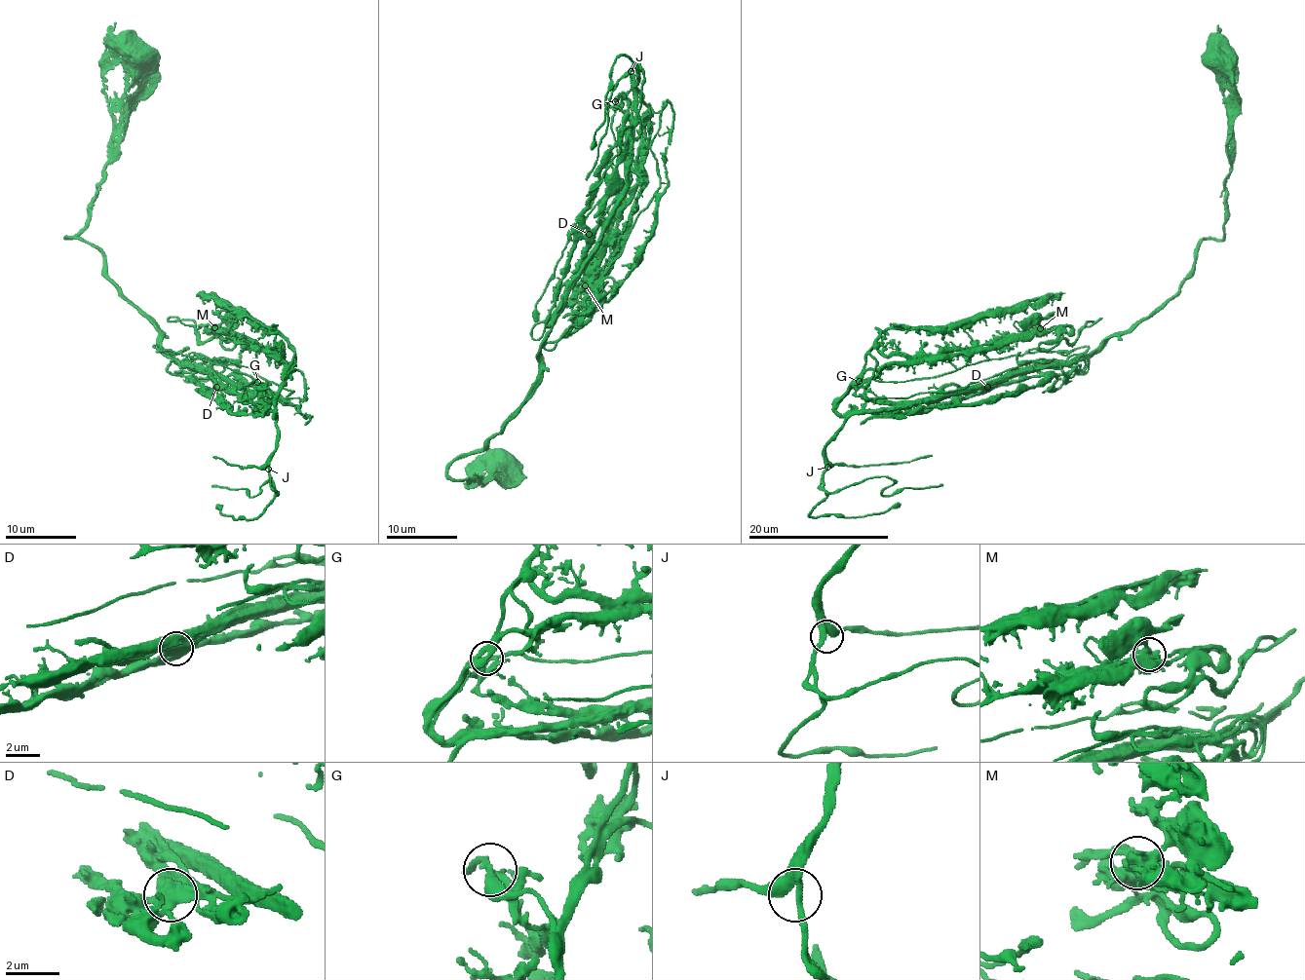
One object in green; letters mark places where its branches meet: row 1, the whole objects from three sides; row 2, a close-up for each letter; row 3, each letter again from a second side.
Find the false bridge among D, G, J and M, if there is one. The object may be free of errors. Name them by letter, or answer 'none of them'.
none of them

